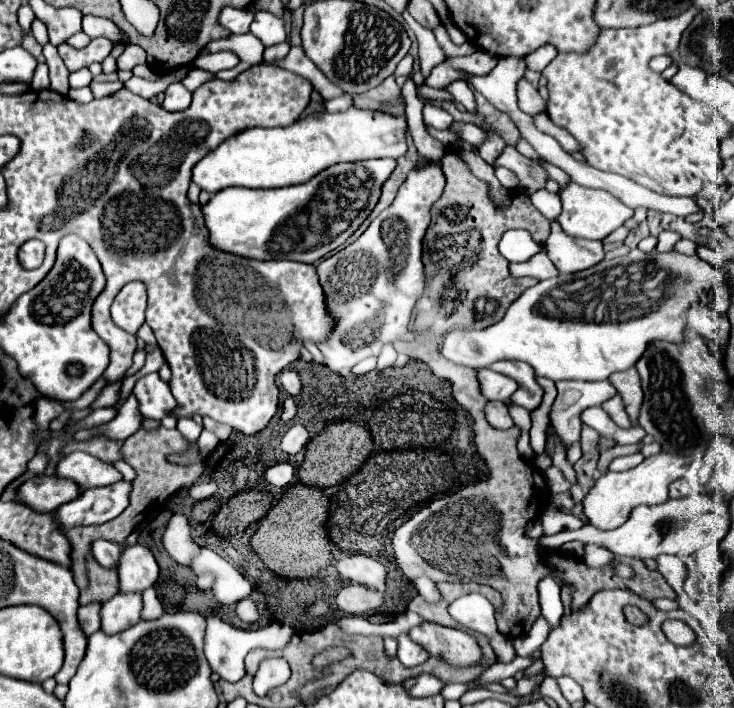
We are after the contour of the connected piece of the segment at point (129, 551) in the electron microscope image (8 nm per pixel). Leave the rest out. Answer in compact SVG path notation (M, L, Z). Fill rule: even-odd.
M143 544L125 548L119 562L121 592L143 592L143 588L155 586L159 578L159 564L153 552Z

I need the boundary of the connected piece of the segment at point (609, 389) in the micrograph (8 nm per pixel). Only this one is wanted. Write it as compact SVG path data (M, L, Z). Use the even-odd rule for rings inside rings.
M609 380L601 382L555 382L557 398L551 406L549 420L567 446L579 440L581 412L591 406L599 406L617 394Z

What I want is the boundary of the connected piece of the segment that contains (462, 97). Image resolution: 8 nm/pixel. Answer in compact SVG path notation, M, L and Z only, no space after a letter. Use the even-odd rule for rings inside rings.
M453 82L447 86L447 90L453 94L453 98L463 104L467 108L467 112L475 114L477 112L477 106L475 106L475 96L471 92L471 88L467 86L467 82Z

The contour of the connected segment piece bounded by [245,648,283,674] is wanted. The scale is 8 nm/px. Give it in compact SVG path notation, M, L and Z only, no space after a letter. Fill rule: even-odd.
M263 648L251 650L247 654L247 658L245 658L245 670L249 674L255 674L259 664L261 664L261 660L265 660L265 658L283 658L283 650L263 650Z

